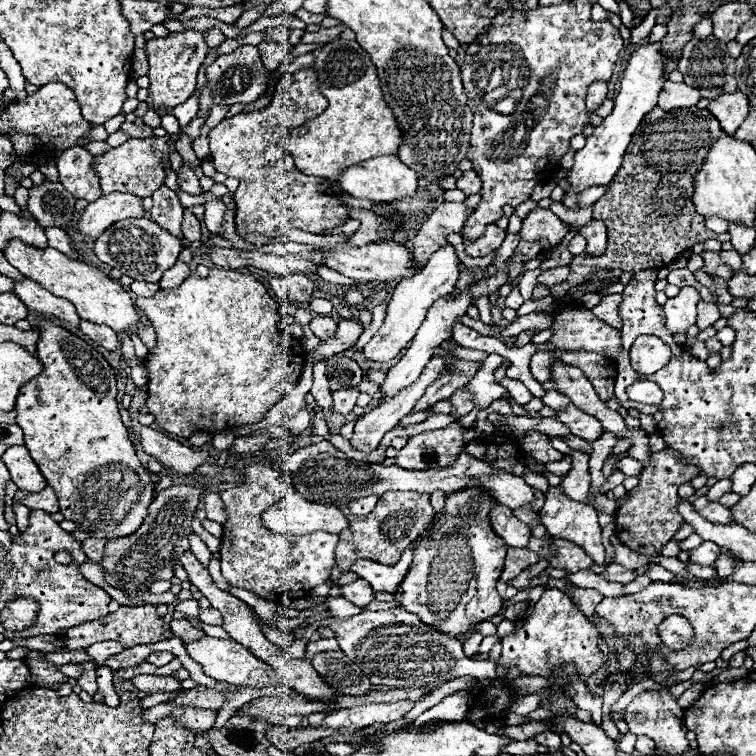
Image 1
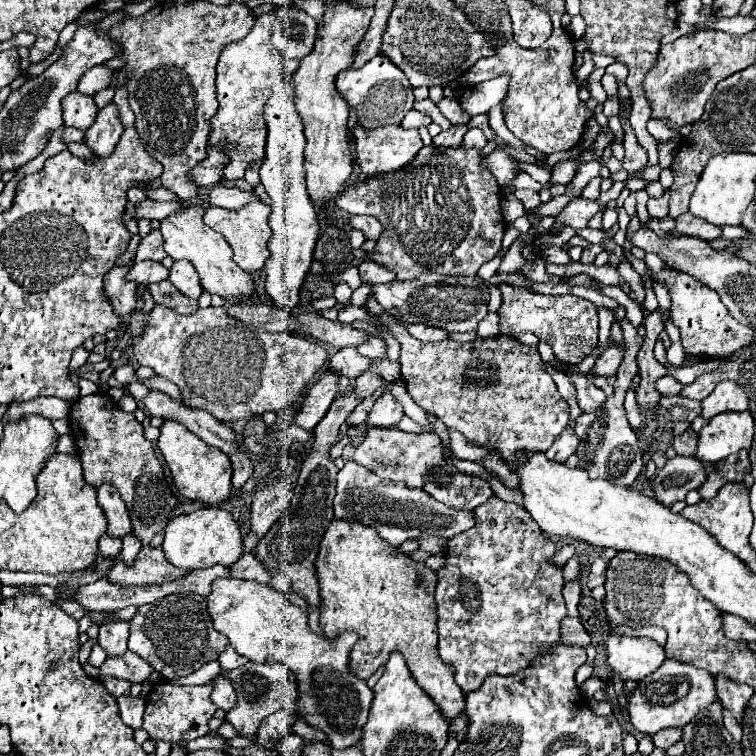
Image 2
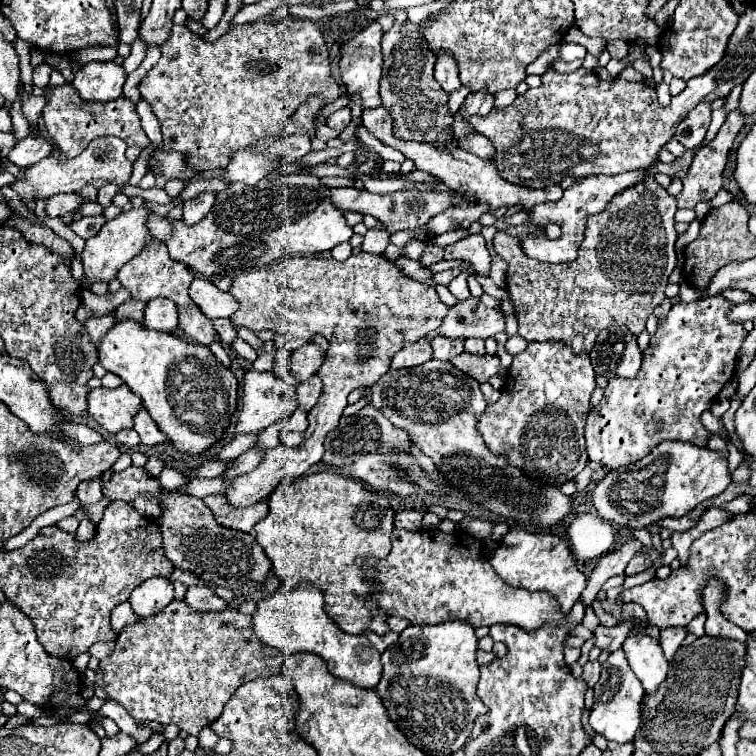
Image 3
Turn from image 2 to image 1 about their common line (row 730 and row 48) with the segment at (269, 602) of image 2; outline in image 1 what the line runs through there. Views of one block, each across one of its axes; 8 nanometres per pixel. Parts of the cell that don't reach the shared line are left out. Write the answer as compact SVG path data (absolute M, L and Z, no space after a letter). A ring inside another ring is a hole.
M338 38L312 54L316 56L312 66L318 74L320 92L330 104L318 118L294 128L288 136L286 150L294 158L296 168L304 174L336 182L340 172L352 164L360 164L372 156L398 154L402 132L382 96L380 80L368 52L364 52L354 40Z

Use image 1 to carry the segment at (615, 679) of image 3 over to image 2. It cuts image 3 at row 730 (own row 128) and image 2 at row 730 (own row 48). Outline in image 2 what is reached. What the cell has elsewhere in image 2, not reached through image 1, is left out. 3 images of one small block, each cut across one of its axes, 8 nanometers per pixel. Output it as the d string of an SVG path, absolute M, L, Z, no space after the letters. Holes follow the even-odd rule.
M666 660L656 672L648 674L644 680L638 680L636 690L628 698L626 710L630 716L632 726L642 732L642 734L656 734L664 728L684 728L696 712L708 708L716 696L716 686L714 686L714 676L702 668L678 662L678 660Z

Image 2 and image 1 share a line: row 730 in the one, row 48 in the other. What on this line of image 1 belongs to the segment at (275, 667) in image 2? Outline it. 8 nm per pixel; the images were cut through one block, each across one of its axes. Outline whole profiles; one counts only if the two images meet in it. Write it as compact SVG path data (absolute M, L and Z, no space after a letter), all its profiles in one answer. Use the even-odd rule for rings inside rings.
M240 46L234 52L216 58L206 68L206 90L210 90L214 104L220 104L220 102L224 106L248 104L264 94L268 76L270 76L270 72L266 72L266 68L262 66L258 48L256 46Z

